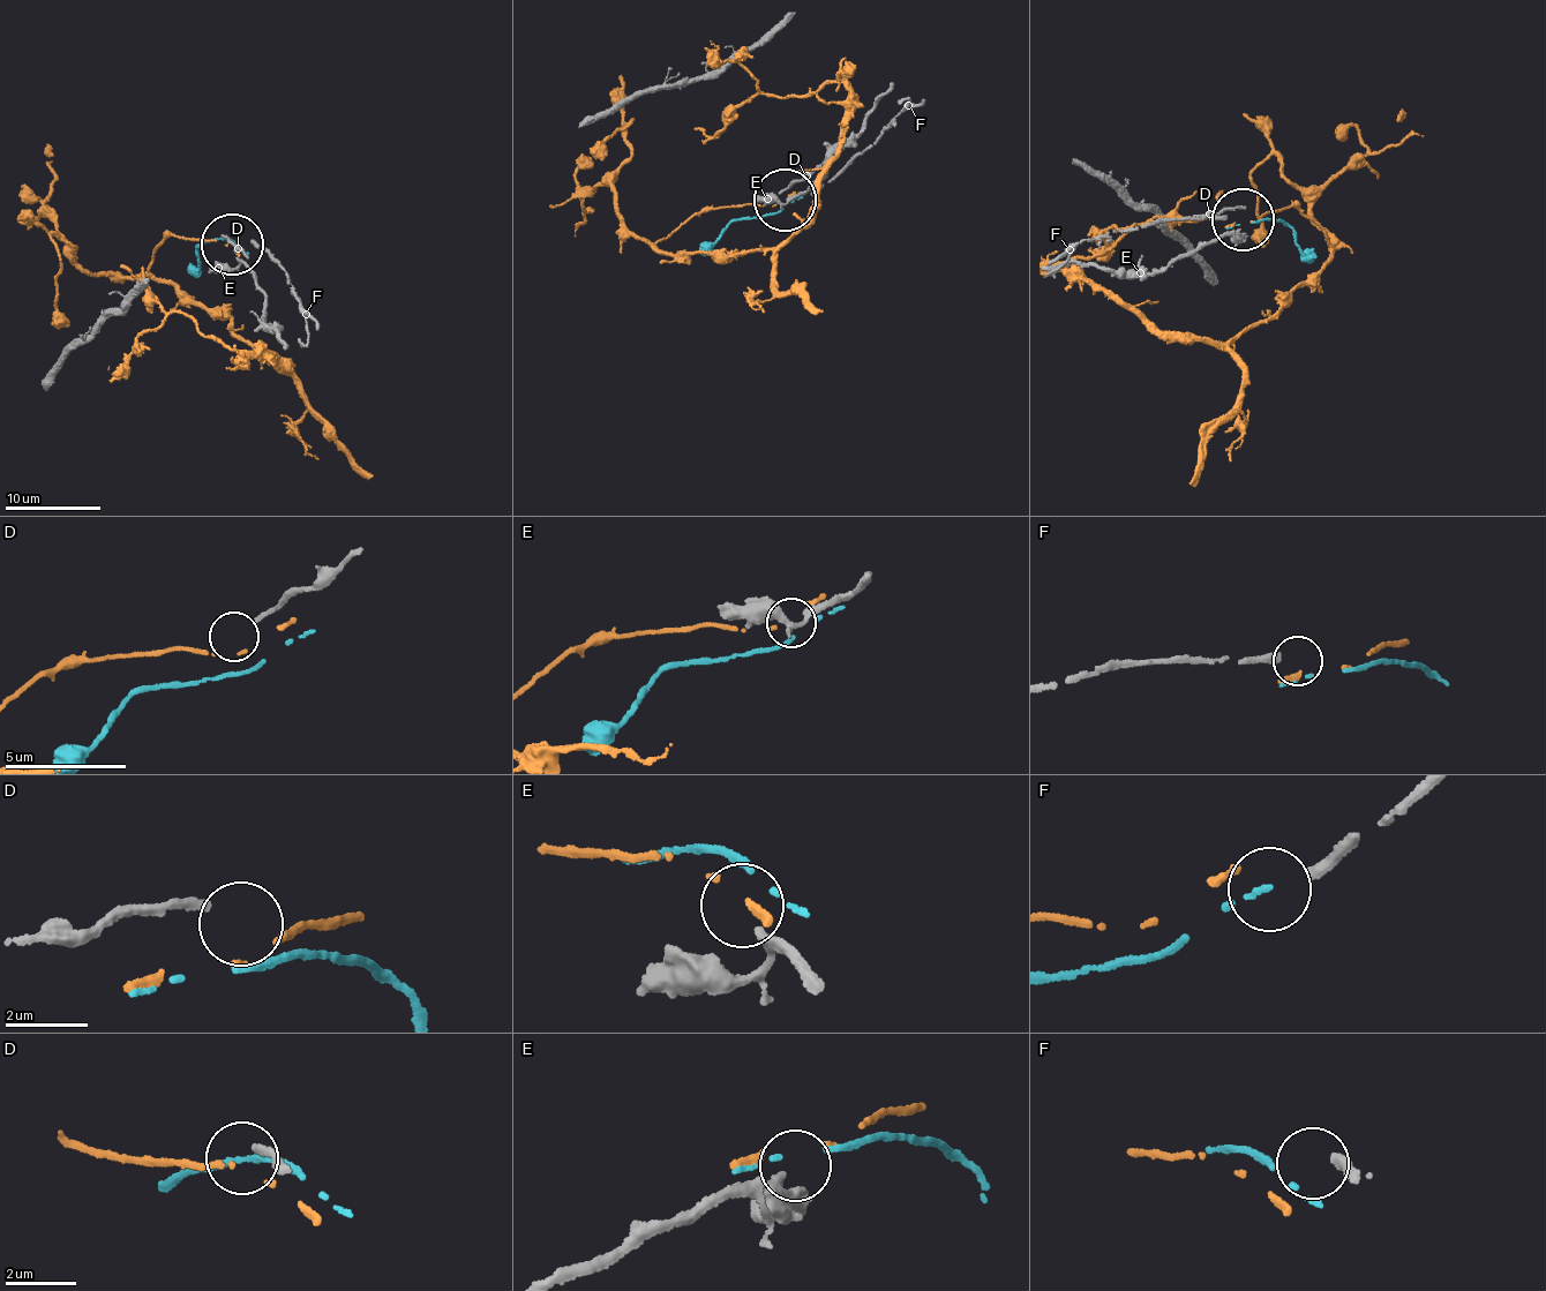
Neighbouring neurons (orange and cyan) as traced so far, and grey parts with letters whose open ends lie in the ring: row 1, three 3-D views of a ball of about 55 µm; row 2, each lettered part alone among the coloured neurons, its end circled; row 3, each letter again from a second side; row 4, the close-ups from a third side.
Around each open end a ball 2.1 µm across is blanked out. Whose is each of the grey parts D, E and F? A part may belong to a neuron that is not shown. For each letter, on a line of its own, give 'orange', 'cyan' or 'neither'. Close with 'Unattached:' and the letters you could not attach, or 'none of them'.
D: neither
E: neither
F: neither
Unattached: D, E, F

